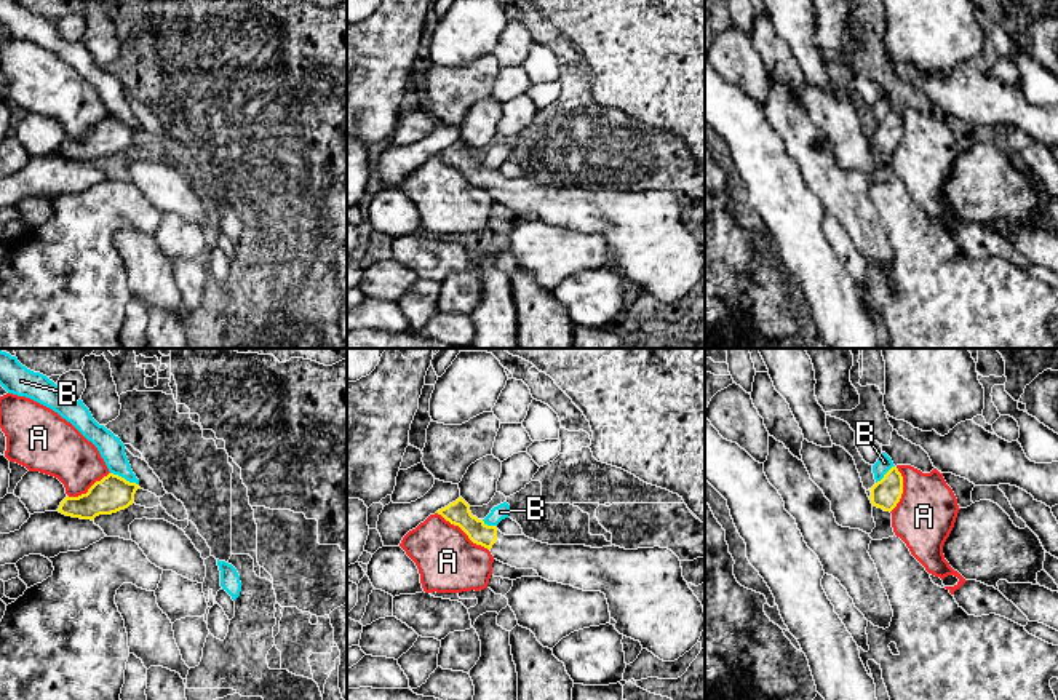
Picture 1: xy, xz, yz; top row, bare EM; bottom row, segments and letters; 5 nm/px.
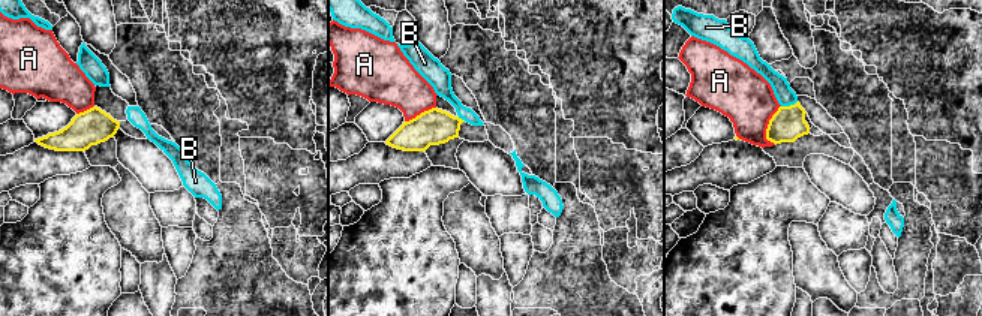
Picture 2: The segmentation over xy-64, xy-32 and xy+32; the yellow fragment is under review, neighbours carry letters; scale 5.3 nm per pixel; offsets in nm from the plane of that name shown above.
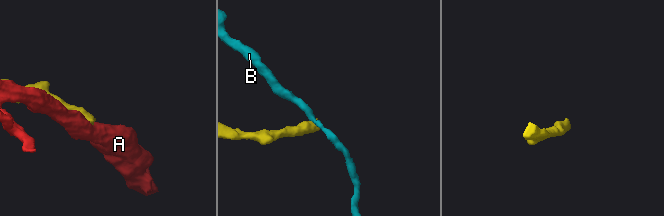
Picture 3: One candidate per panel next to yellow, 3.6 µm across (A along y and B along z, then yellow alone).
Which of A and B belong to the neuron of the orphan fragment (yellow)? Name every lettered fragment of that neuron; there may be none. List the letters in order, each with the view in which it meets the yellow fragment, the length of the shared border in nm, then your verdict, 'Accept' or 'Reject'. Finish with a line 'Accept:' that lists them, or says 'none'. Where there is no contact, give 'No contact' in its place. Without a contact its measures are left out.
A: Touches yellow in xz. Shared border 320 nm. Reject
B: Touches yellow in xy. Shared border 160 nm. Reject
Accept: none

